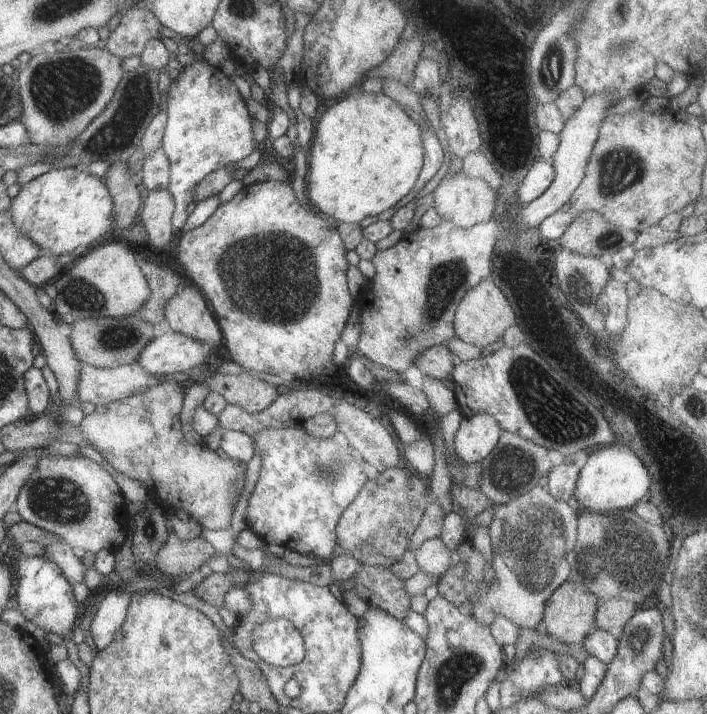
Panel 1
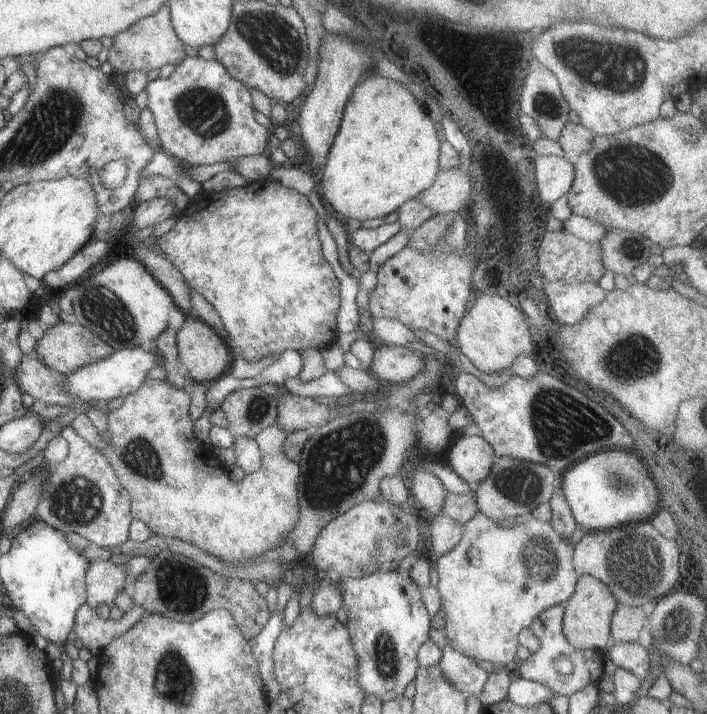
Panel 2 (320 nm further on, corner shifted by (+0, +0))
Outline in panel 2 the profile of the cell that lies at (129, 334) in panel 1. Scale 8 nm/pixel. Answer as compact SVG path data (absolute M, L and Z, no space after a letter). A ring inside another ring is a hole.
M60 321L56 326L49 327L40 340L37 340L35 354L48 368L67 375L69 372L79 370L83 366L95 363L110 356L115 350L104 339L96 336L91 330L84 328L77 322L66 323Z

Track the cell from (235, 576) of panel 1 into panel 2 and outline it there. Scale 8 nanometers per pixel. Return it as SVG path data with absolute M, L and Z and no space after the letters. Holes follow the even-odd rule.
M168 549L160 552L151 561L146 572L139 575L130 590L133 603L147 613L191 623L207 612L224 609L231 612L236 622L243 626L244 637L248 642L254 640L268 622L268 604L256 591L252 581L220 576L191 558Z

